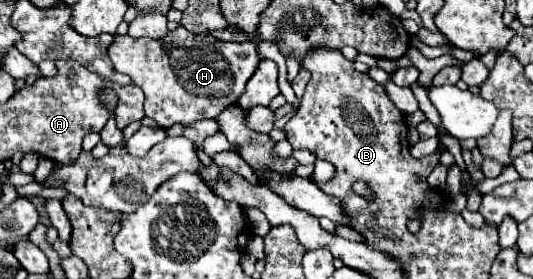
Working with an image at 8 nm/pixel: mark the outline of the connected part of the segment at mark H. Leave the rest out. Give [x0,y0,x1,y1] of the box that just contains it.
[107,35,259,129]

